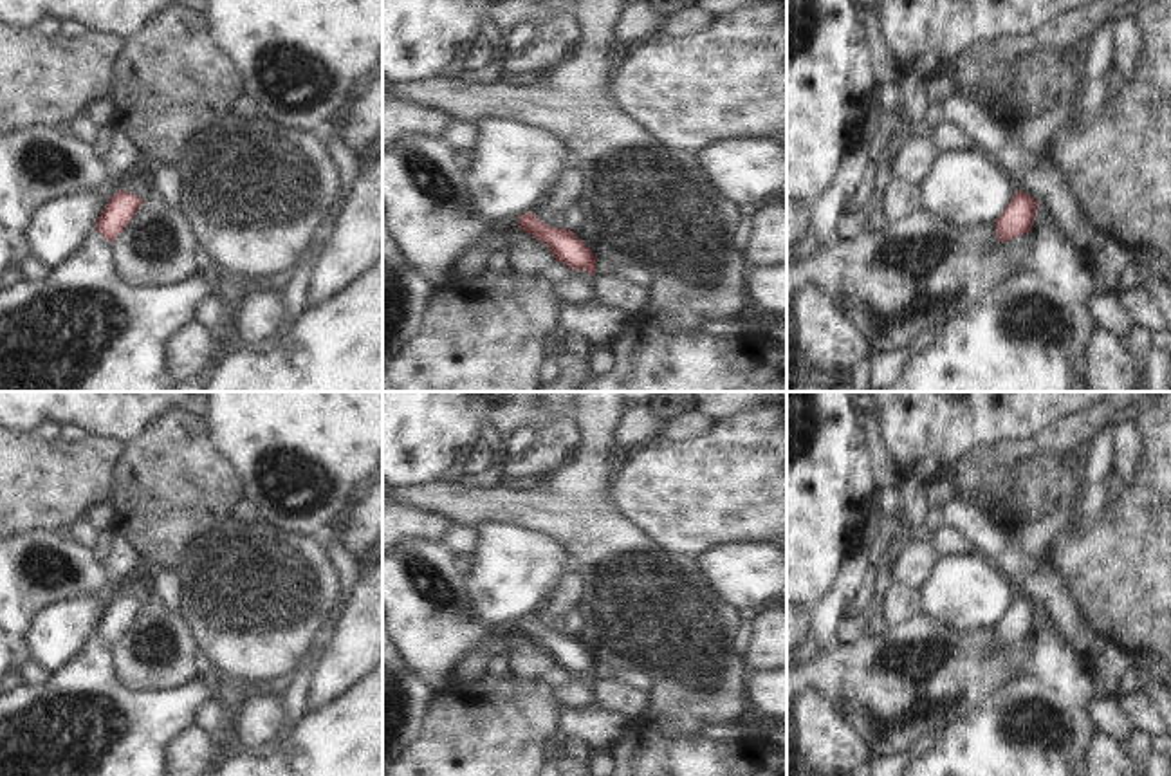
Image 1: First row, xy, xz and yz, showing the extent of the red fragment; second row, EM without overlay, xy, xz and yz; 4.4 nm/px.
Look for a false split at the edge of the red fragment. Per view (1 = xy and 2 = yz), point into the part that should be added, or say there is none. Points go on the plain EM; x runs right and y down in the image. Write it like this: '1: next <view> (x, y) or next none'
1: next none
2: next none

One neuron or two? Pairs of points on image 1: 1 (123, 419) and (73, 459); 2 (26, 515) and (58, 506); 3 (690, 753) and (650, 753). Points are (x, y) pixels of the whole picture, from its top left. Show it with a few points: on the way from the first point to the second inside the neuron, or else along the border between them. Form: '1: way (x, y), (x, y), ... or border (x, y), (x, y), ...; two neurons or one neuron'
1: border (87, 435), (109, 435), (123, 444); two neurons
2: way (33, 508), (51, 506); one neuron
3: way (681, 753), (659, 753); one neuron

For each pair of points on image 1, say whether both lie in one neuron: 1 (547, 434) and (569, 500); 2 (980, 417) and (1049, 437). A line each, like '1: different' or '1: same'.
1: different
2: different

